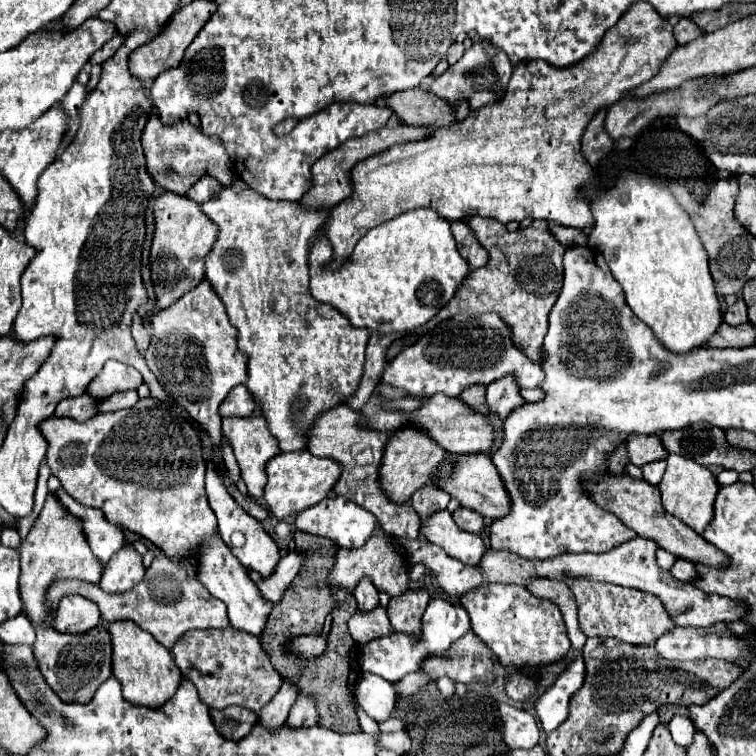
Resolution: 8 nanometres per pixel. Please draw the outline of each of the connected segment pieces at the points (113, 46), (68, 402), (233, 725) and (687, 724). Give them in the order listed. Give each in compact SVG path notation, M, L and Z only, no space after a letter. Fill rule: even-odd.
M115 34L101 50L97 50L93 56L91 56L91 62L99 62L99 64L103 64L103 62L107 62L113 54L115 54L115 50L123 44L123 40L125 40L125 36L121 36L121 34Z
M87 392L83 396L75 396L75 398L65 398L59 402L55 416L63 416L63 418L73 418L73 420L89 420L97 414L97 400L91 398Z
M229 706L223 710L211 710L211 718L217 726L217 732L229 740L239 740L249 734L249 730L257 722L257 714L241 708L241 706Z
M675 716L671 722L669 722L669 732L675 740L675 744L687 748L693 744L693 736L695 736L695 724L689 720L689 718L681 718L681 716Z

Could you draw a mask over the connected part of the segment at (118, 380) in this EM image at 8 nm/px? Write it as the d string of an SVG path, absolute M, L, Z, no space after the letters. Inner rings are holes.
M109 360L103 372L97 376L95 384L87 388L87 392L95 398L107 398L115 392L135 390L143 382L143 376L133 368L117 360Z

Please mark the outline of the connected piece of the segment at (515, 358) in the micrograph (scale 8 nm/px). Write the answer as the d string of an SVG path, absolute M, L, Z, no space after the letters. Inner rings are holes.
M457 314L437 324L435 330L423 334L413 346L397 354L391 364L387 362L381 384L403 388L409 395L385 401L384 407L411 413L422 406L423 400L435 396L437 392L445 396L459 396L471 384L491 384L493 380L513 372L521 388L539 388L541 380L545 380L545 372L513 346L511 332L497 314Z

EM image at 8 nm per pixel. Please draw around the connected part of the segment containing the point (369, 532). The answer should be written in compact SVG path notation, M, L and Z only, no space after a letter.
M325 498L323 504L315 504L303 512L299 512L295 518L295 526L297 526L297 530L331 538L333 542L337 542L343 548L359 548L361 544L365 544L367 538L371 538L375 534L379 524L371 512L367 512L365 508L353 504L345 498Z

